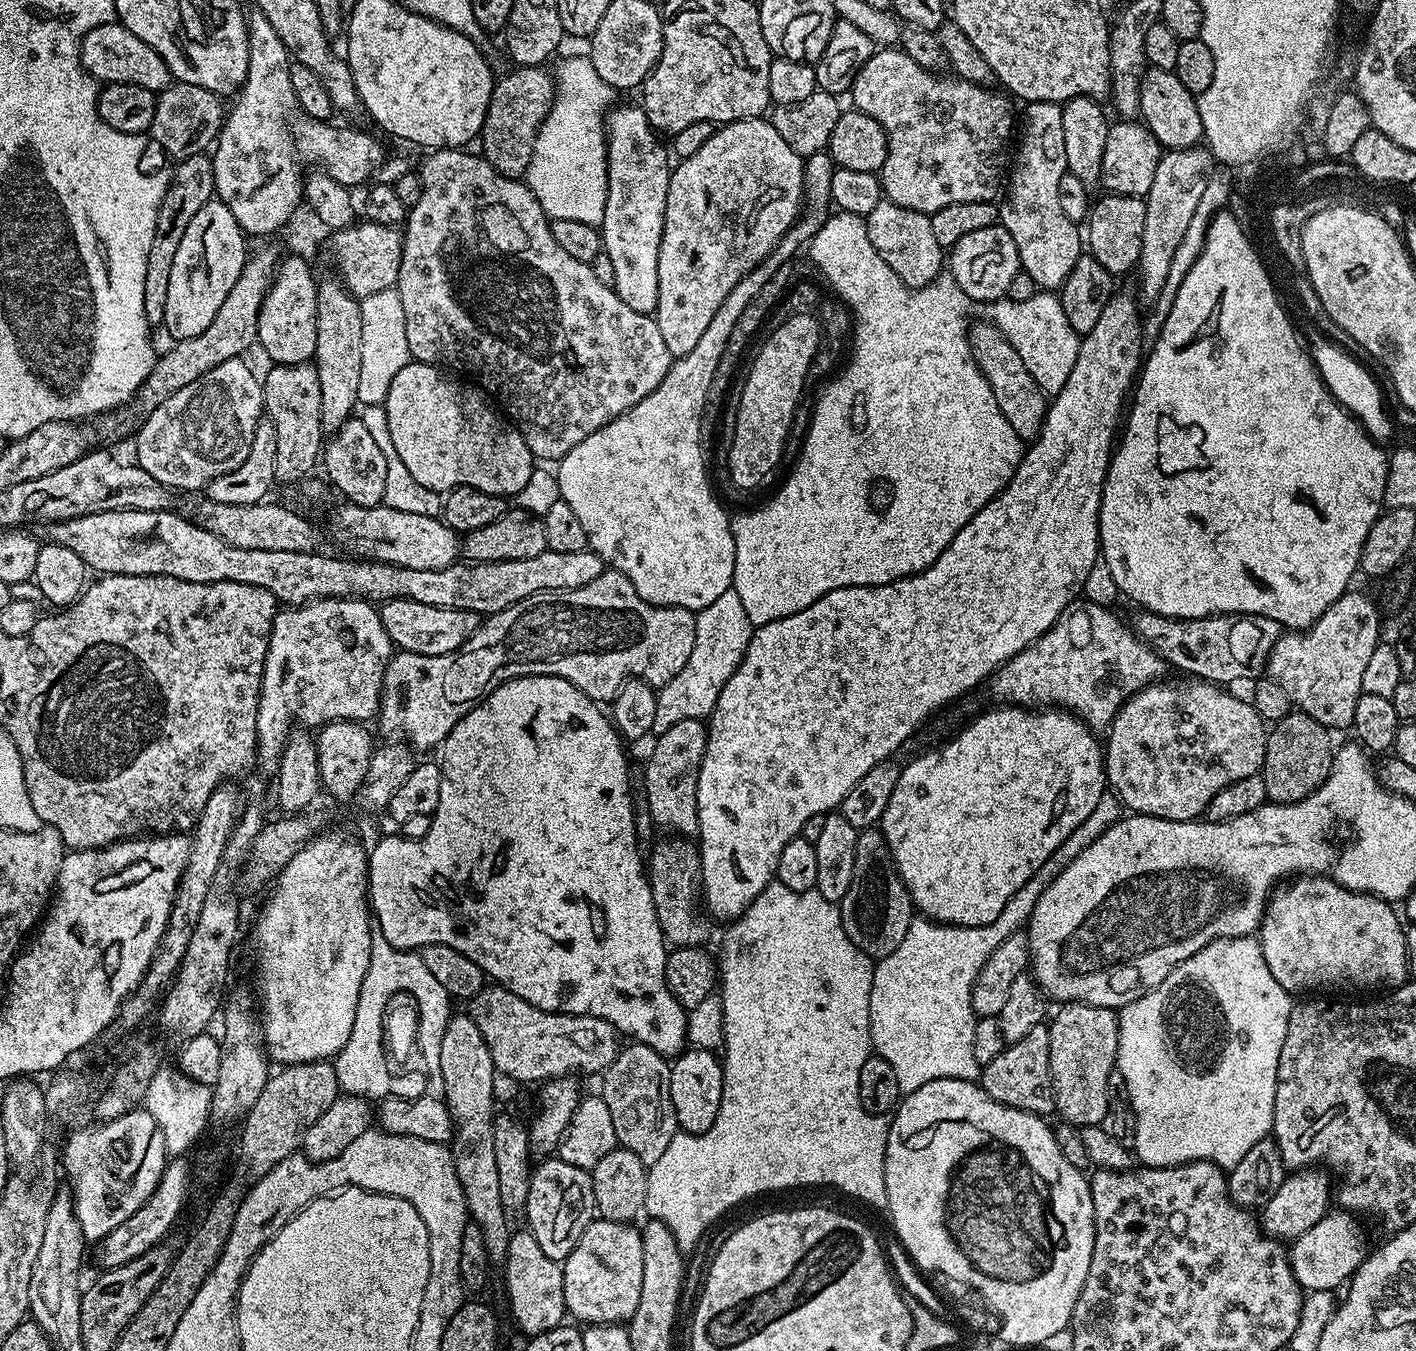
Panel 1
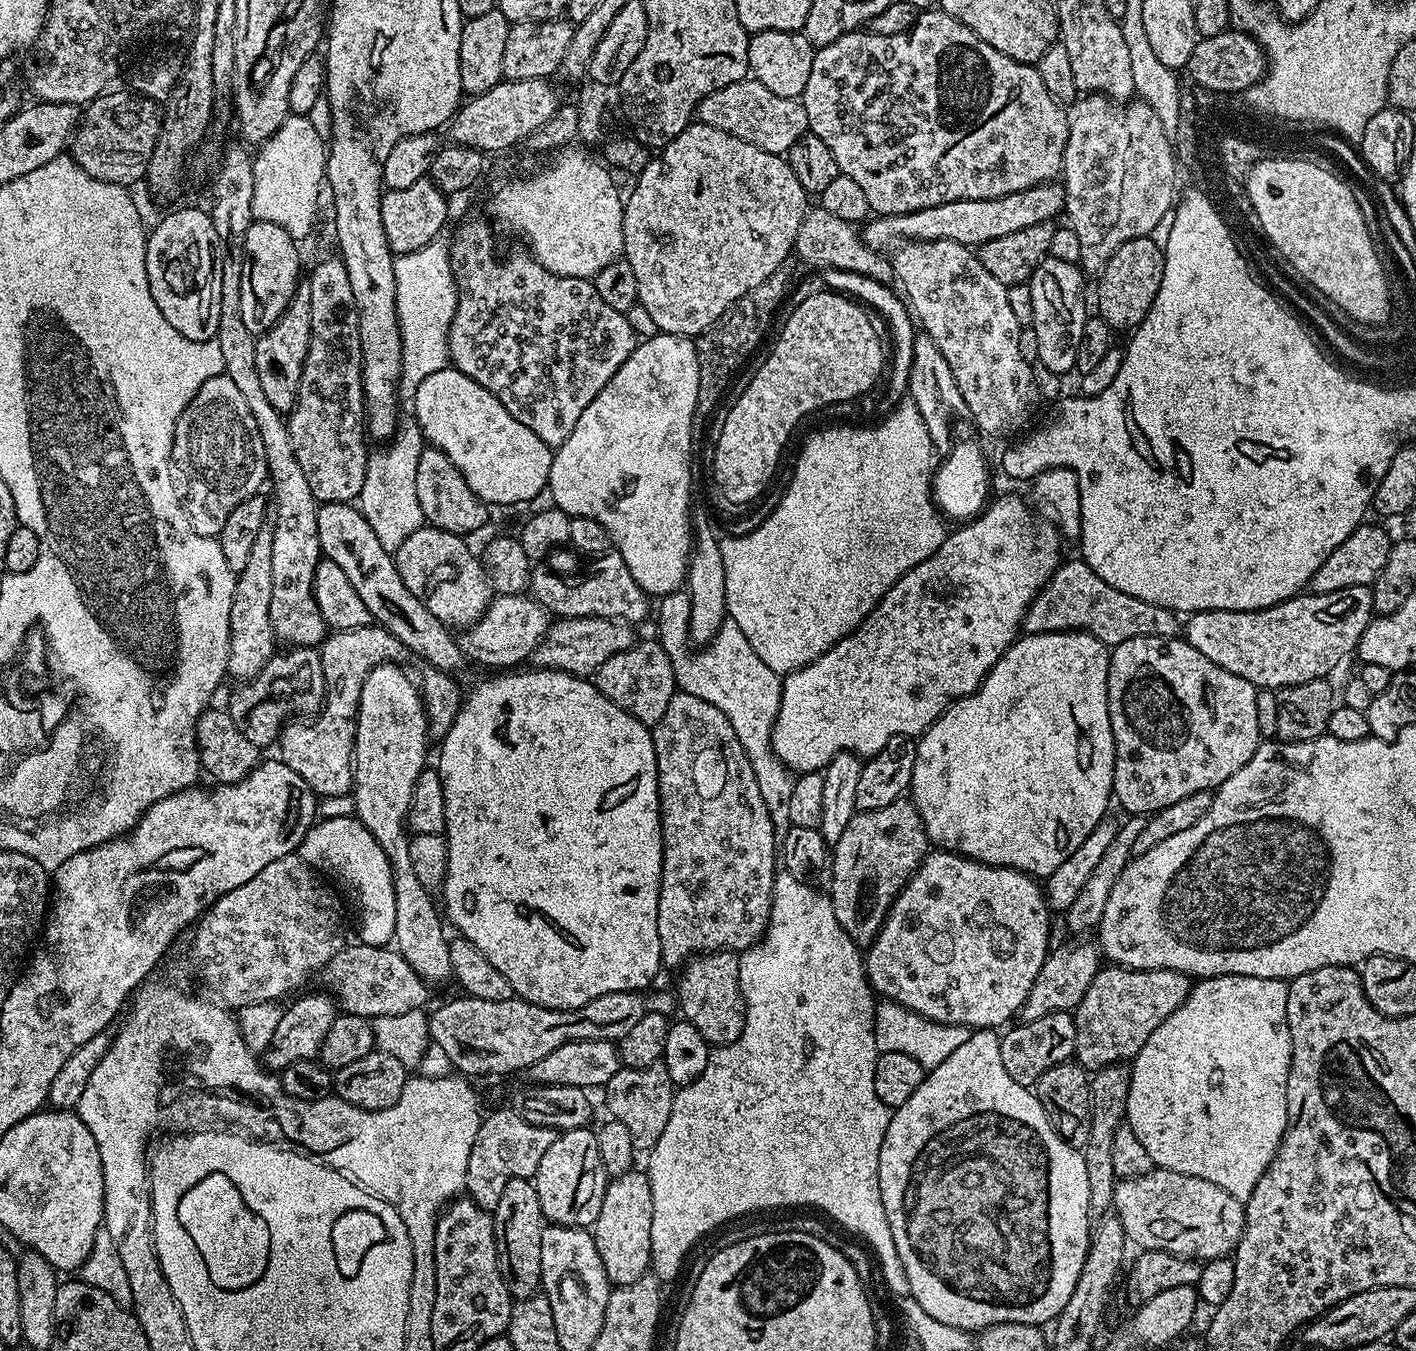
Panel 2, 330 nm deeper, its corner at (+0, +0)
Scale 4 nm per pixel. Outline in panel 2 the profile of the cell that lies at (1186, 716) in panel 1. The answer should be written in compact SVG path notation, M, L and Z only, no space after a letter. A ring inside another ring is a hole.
M1147 636L1146 638L1130 638L1126 642L1115 645L1108 657L1108 709L1110 710L1110 726L1114 738L1114 778L1112 779L1112 794L1115 803L1120 803L1128 811L1147 817L1166 810L1166 806L1174 806L1174 802L1182 802L1182 798L1190 798L1190 794L1207 792L1219 788L1226 778L1238 774L1250 758L1259 750L1262 737L1258 730L1258 706L1256 705L1257 687L1246 678L1238 678L1238 674L1230 674L1222 666L1210 662L1206 654L1194 650L1194 646L1184 638L1169 638L1166 636Z

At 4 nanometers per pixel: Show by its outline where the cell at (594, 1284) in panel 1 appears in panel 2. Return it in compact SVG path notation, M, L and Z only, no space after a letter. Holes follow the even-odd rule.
M633 1170L609 1179L608 1188L604 1192L602 1210L590 1231L598 1254L602 1258L602 1266L613 1285L638 1282L638 1278L649 1275L652 1262L651 1221L652 1199L647 1175L643 1171Z

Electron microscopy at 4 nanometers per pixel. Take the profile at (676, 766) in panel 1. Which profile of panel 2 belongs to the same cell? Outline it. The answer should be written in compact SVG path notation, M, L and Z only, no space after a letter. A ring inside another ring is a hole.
M676 691L666 714L651 725L656 777L660 787L660 833L664 843L658 934L665 953L684 952L695 944L729 944L732 950L751 945L768 926L772 884L778 871L778 830L772 825L750 758L734 734L734 726L710 702Z

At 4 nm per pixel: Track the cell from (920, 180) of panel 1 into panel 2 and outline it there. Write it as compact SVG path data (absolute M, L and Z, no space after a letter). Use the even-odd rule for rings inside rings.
M927 15L917 16L907 34L892 33L887 36L871 30L847 32L842 38L823 45L816 53L814 66L810 66L810 78L806 82L802 103L808 115L811 135L822 138L830 146L834 160L840 167L840 174L846 178L854 178L854 182L858 182L859 188L866 194L869 209L880 216L906 215L955 200L989 200L1009 196L1051 181L1055 177L1052 175L1055 172L1057 175L1064 163L1064 147L1068 144L1070 116L1063 112L1065 109L1047 92L1038 68L994 50L994 46L979 40L962 24L948 22L945 28L936 29L932 28L931 22L924 17Z

